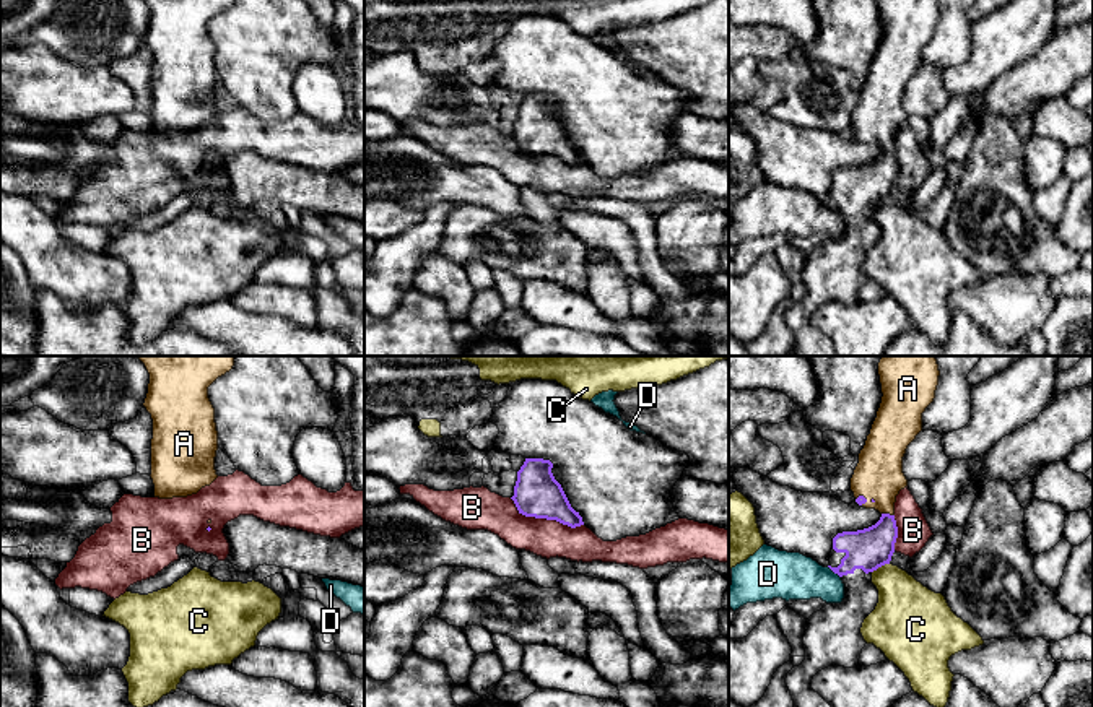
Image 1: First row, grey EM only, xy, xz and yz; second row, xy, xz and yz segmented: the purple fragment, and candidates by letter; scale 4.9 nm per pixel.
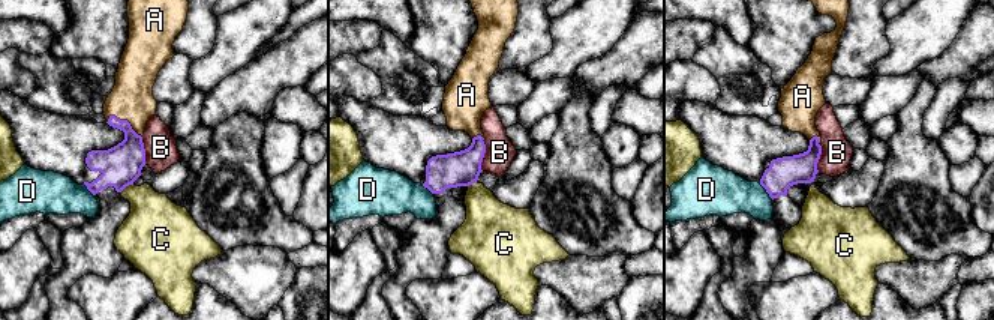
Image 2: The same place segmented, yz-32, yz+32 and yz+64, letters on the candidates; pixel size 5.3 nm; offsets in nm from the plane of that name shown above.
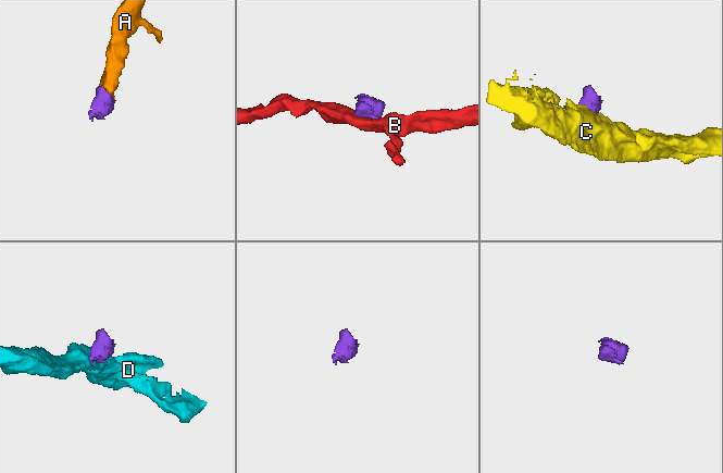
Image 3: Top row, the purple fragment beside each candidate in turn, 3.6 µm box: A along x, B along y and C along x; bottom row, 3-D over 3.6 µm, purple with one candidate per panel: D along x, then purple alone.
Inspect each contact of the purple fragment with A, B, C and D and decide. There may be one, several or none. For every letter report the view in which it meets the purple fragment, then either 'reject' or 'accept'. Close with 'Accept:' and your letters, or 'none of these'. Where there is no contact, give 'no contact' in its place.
A: meets purple in yz; accept
B: meets purple in xz; reject
C: meets purple in yz; reject
D: meets purple in yz; reject
Accept: A

